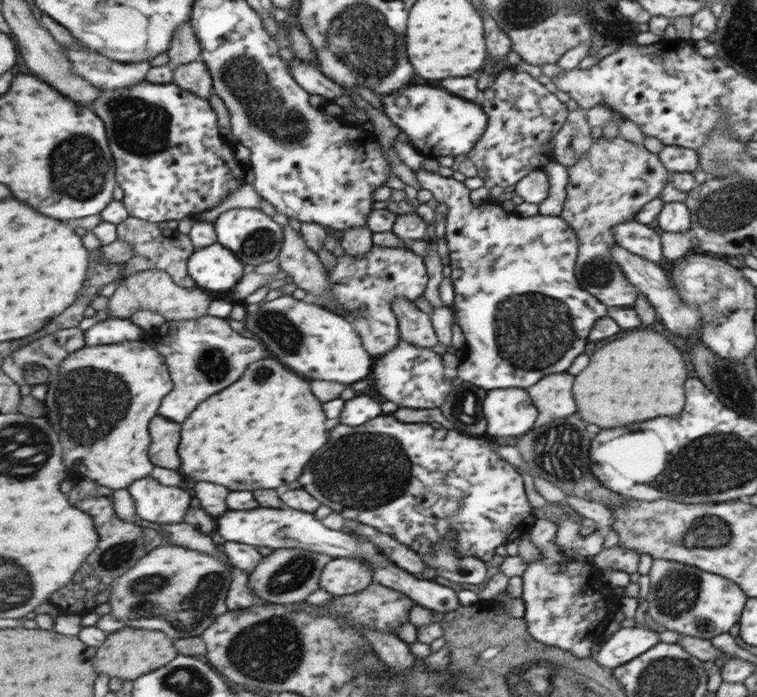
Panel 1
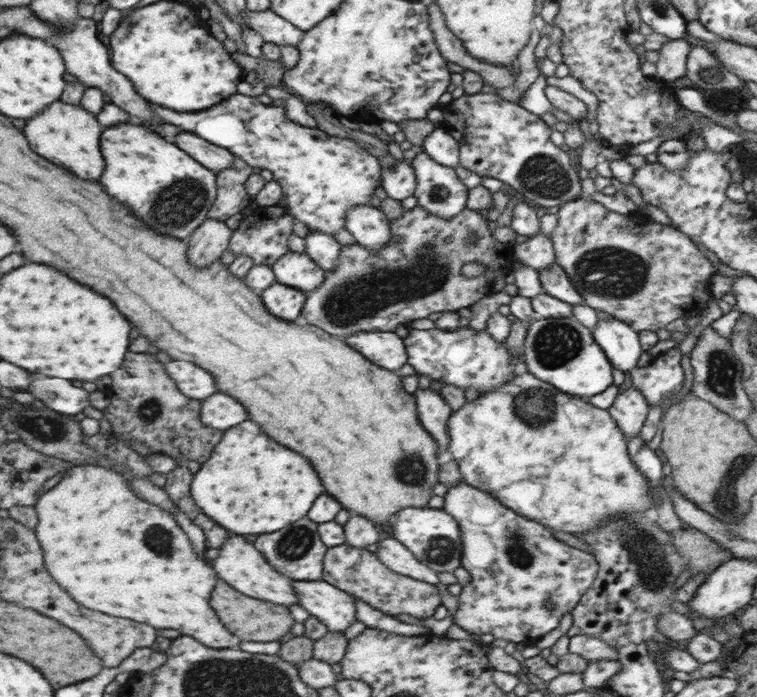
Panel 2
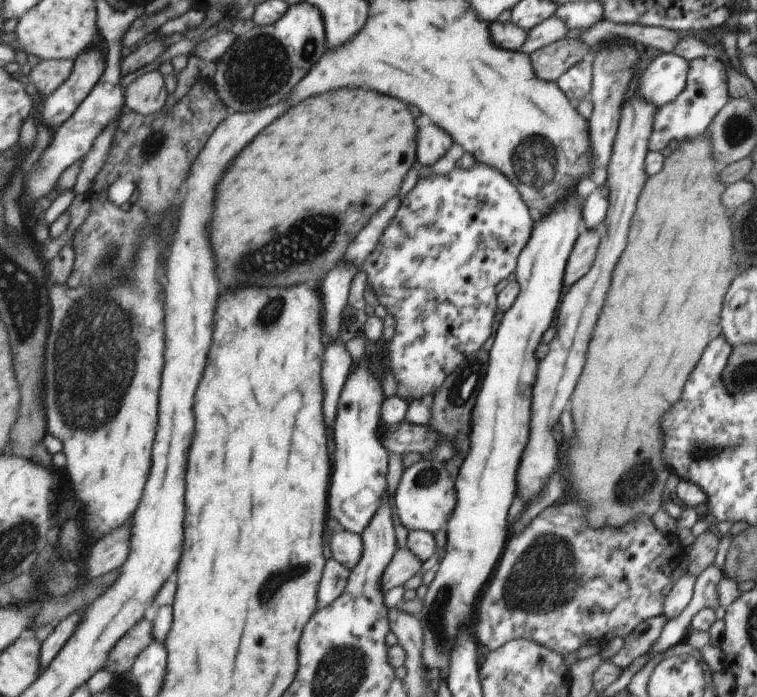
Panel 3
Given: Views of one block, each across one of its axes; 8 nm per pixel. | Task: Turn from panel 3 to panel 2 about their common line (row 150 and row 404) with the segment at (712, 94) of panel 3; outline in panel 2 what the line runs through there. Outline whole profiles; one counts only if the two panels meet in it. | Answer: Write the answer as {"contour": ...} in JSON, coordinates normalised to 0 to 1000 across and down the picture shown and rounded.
{"contour":[[[888,494],[880,495],[877,498],[877,505],[871,508],[852,527],[838,527],[831,531],[832,545],[835,551],[844,561],[847,561],[853,570],[855,577],[859,581],[875,581],[875,577],[880,568],[890,565],[889,571],[892,572],[893,567],[904,551],[904,531],[898,524],[898,516],[901,516],[901,505],[896,496]]]}

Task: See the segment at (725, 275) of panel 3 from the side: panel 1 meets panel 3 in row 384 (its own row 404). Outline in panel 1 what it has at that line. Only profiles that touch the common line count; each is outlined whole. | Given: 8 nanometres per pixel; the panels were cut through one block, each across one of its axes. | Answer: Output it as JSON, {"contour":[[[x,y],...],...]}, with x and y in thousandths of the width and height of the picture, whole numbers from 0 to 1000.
{"contour":[[[864,472],[830,473],[819,485],[793,496],[782,511],[779,522],[761,539],[761,577],[766,577],[769,603],[793,614],[814,614],[838,605],[851,605],[867,597],[890,597],[904,585],[904,545],[906,522],[898,502],[882,491],[882,485]]]}

